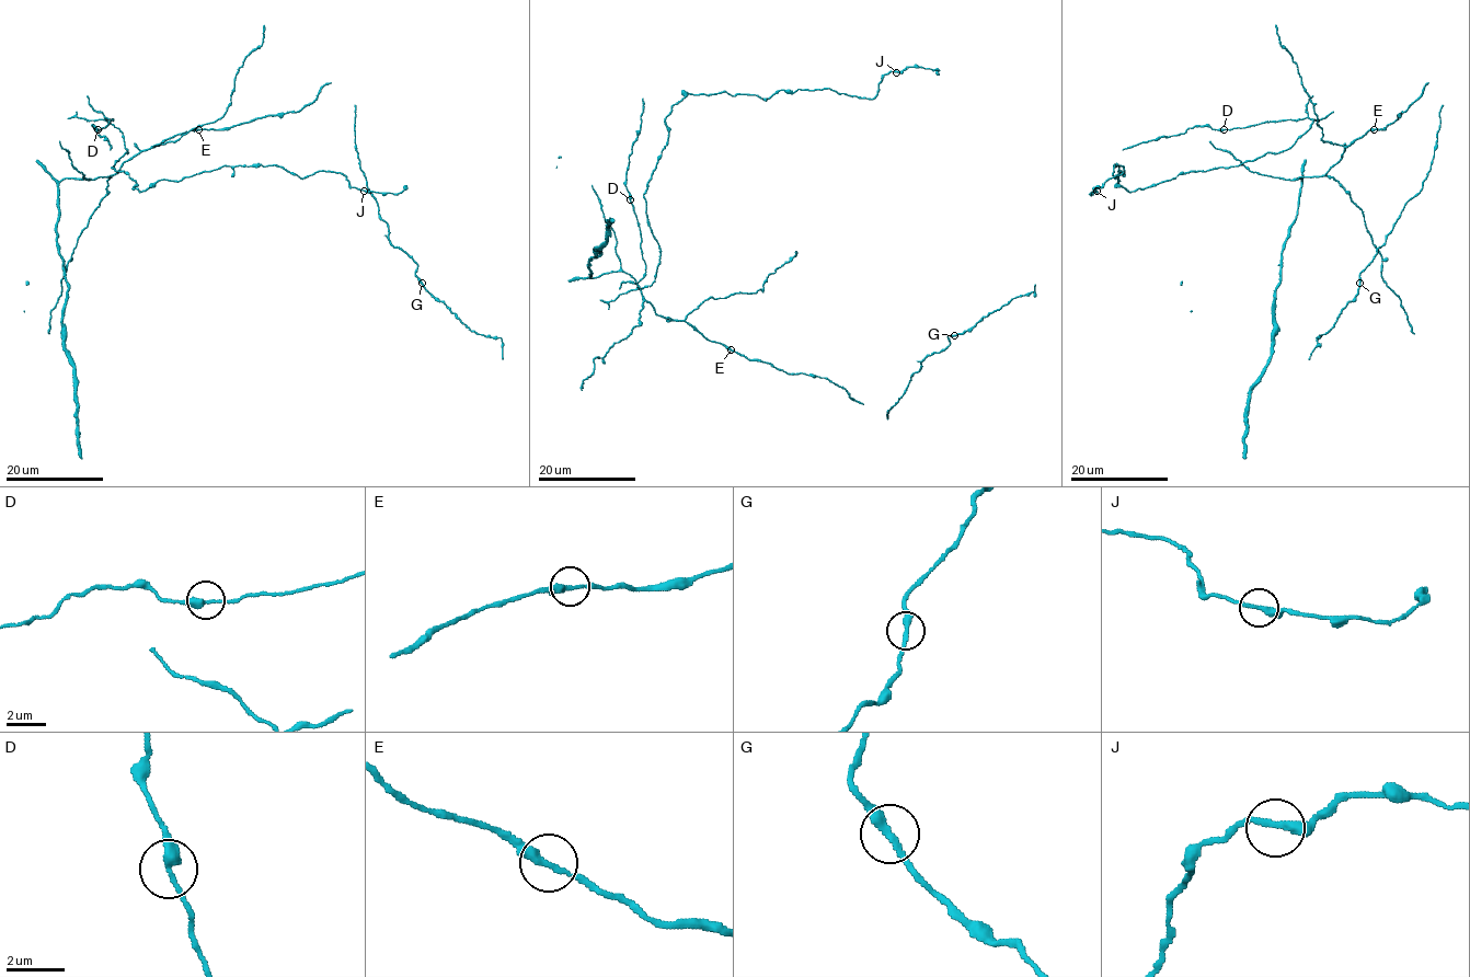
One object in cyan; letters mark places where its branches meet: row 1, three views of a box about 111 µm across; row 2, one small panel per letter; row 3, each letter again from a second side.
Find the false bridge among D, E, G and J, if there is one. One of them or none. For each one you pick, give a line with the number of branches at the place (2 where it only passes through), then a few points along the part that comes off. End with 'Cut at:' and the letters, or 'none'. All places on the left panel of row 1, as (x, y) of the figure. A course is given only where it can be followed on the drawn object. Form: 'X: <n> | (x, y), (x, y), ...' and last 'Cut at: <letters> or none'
Cut at: none

